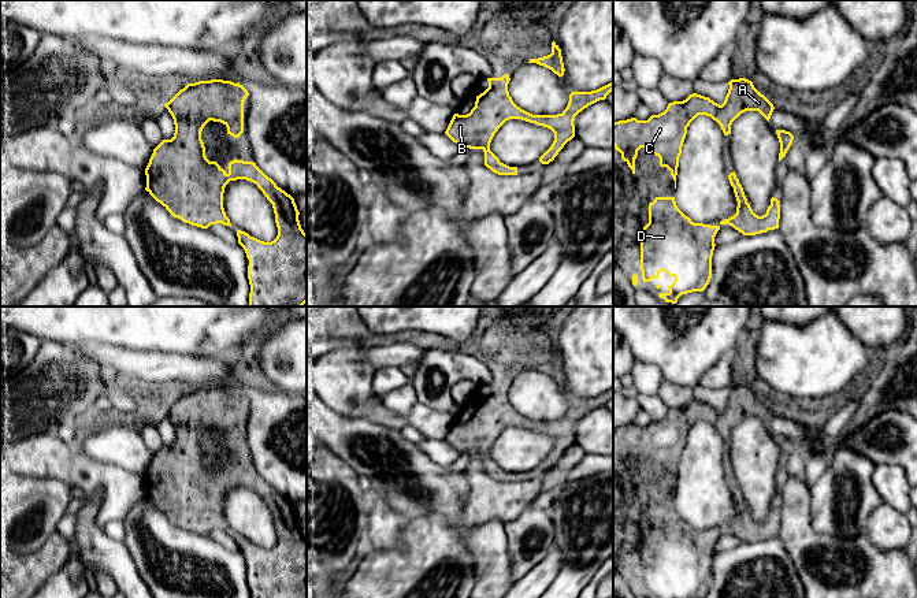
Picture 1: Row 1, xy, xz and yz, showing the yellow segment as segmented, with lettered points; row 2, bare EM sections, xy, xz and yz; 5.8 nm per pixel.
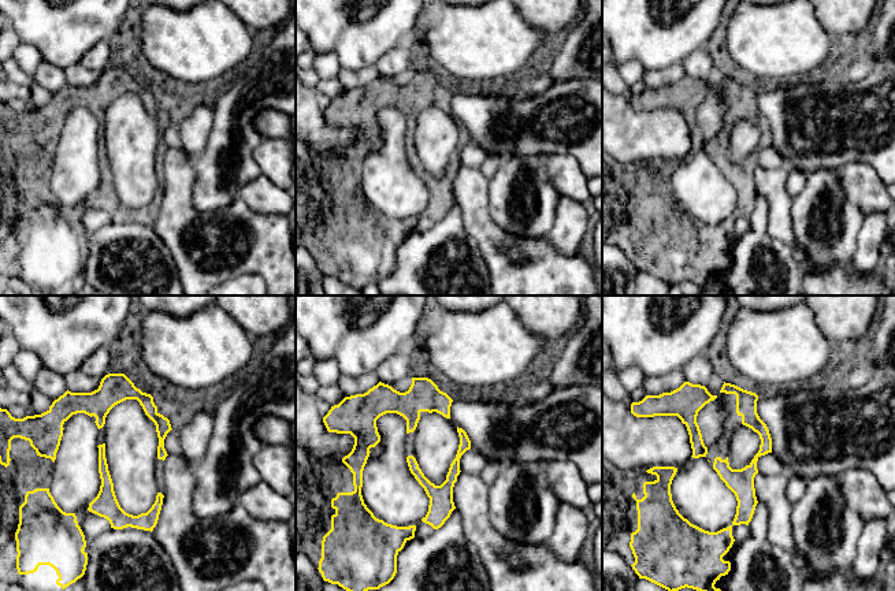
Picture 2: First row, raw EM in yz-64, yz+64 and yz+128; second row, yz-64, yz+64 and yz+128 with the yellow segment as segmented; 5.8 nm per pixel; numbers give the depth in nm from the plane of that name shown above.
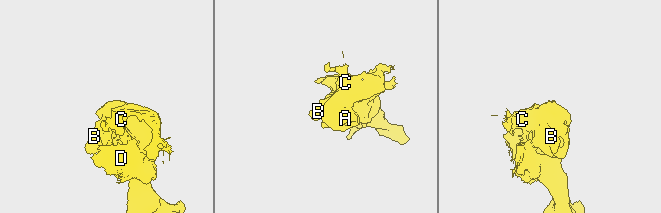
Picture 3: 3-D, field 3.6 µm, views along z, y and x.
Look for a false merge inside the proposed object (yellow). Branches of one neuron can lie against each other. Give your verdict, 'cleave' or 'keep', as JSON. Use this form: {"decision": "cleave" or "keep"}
{"decision": "keep"}

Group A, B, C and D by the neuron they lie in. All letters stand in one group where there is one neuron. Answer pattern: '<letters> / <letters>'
A B C D

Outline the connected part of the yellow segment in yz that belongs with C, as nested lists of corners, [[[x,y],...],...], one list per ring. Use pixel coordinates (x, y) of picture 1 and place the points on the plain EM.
[[[746,385],[731,386],[728,391],[728,400],[721,412],[709,404],[693,400],[683,408],[669,409],[664,419],[651,421],[647,427],[631,424],[627,427],[615,428],[613,453],[621,460],[621,465],[632,476],[632,480],[635,480],[635,465],[638,463],[638,457],[645,454],[649,460],[660,464],[661,473],[667,473],[671,478],[676,495],[679,464],[682,461],[682,453],[687,441],[687,434],[698,421],[706,421],[716,427],[720,431],[724,442],[731,441],[732,428],[746,417],[758,417],[769,428],[775,413],[754,394],[751,387]]]

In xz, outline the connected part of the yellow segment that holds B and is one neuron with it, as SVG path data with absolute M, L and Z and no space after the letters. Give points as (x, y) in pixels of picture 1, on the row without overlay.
M509 382L487 385L489 394L476 402L475 413L467 421L454 420L445 441L460 454L482 456L485 472L498 482L517 482L517 473L509 473L490 457L490 449L498 435L509 426L521 426L550 435L554 439L552 453L539 464L542 471L554 467L564 452L575 443L575 423L589 412L605 406L613 397L613 387L597 397L572 398L567 415L557 421L532 421L517 413L508 398Z

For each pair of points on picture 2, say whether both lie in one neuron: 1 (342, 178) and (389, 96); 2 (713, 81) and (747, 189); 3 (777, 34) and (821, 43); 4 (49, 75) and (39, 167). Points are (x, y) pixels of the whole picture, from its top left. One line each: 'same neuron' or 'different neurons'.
1: same neuron
2: different neurons
3: same neuron
4: different neurons

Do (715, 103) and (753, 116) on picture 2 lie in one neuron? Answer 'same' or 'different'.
different

